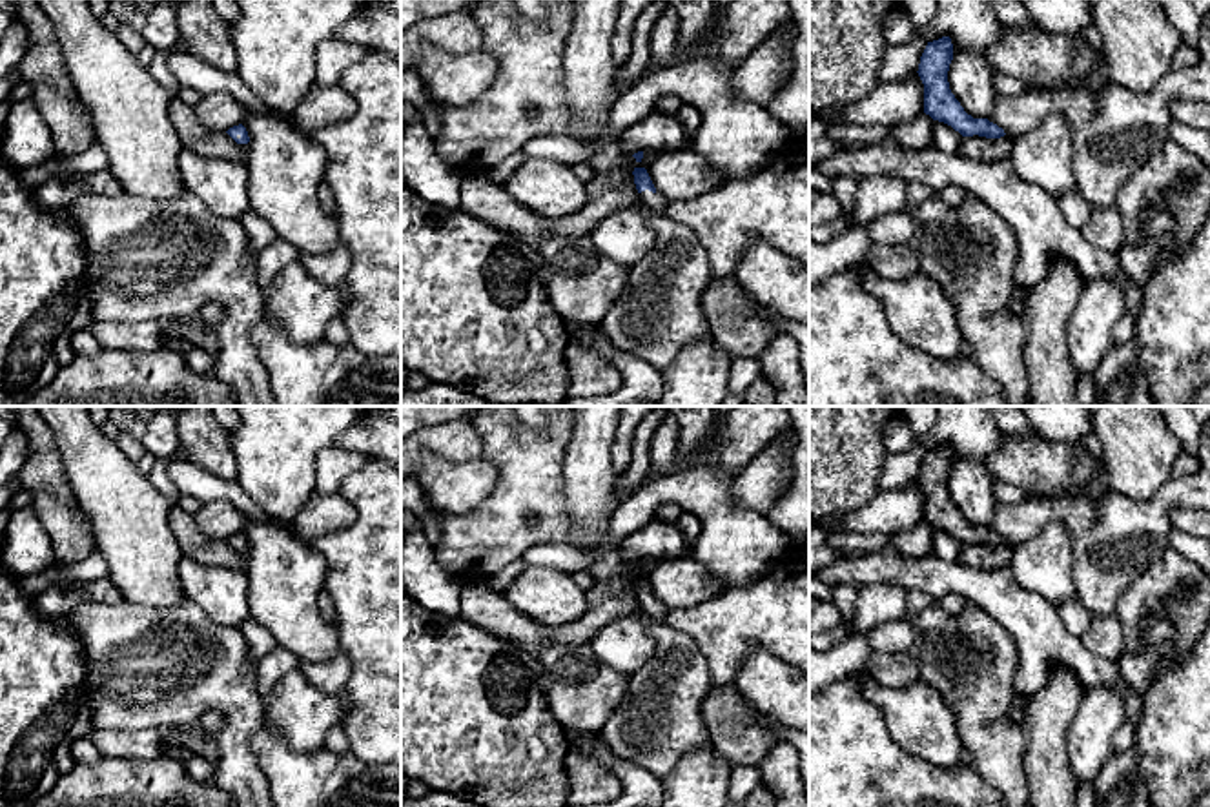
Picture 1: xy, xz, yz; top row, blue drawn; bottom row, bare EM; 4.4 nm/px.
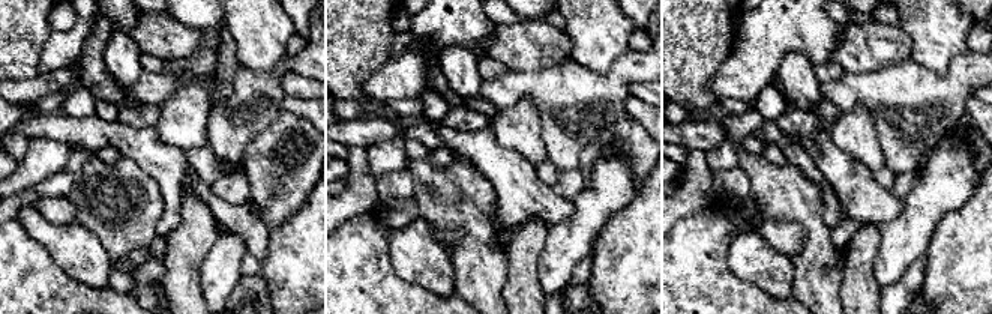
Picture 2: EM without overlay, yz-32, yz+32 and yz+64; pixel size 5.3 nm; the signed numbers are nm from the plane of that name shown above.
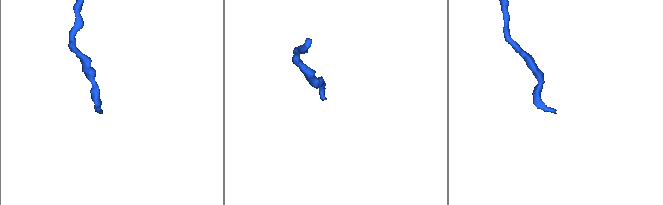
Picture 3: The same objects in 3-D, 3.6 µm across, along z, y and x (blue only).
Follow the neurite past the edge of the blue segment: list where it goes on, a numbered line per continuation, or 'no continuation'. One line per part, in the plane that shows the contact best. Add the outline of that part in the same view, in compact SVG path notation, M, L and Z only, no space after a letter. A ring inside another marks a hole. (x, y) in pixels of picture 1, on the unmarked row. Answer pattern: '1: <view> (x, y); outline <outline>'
1: xz (653, 609); outline M645 598L640 601L640 608L654 621L665 623L667 607L661 601Z

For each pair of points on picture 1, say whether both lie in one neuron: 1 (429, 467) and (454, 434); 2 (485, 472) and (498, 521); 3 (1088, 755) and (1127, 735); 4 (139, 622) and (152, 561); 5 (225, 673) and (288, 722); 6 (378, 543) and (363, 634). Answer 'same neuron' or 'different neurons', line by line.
1: different neurons
2: different neurons
3: different neurons
4: different neurons
5: different neurons
6: same neuron

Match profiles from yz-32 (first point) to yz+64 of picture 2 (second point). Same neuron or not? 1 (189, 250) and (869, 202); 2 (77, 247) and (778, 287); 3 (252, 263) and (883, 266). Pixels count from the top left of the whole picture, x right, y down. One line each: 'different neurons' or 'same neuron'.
1: different neurons
2: same neuron
3: different neurons

